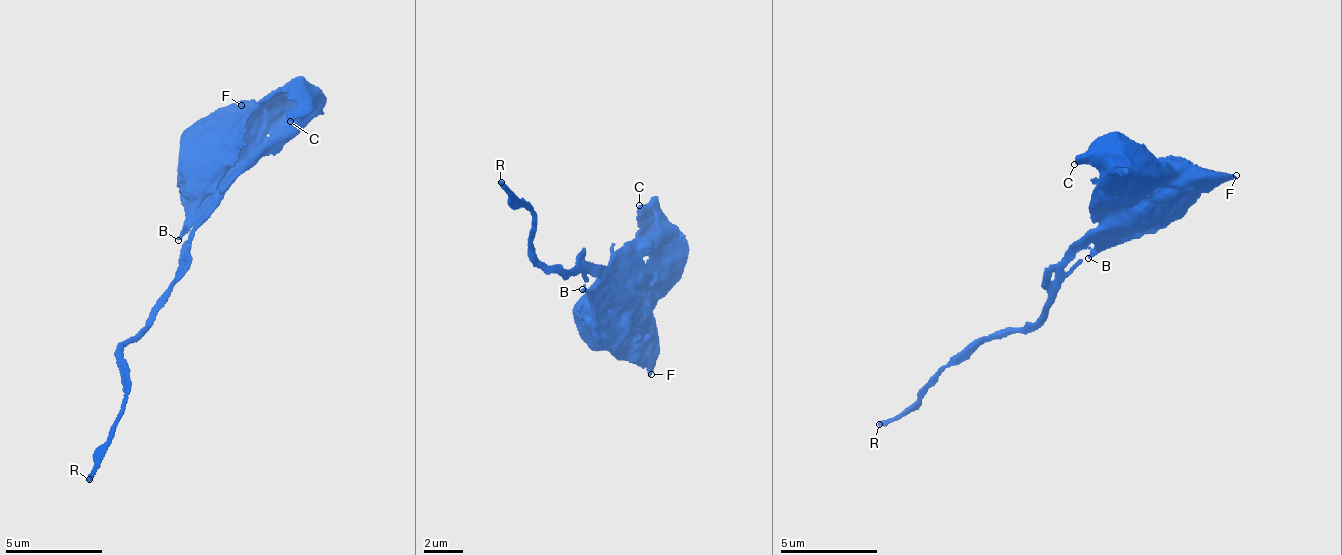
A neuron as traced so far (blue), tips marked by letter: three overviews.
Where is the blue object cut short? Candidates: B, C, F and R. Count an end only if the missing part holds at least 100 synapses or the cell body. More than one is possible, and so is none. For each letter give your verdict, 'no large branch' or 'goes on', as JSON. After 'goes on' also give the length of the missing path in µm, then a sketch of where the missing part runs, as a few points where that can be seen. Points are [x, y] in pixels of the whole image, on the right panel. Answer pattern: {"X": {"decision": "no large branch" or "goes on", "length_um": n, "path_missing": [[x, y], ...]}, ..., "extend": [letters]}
{"B": {"decision": "no large branch"}, "C": {"decision": "no large branch"}, "F": {"decision": "no large branch"}, "R": {"decision": "goes on", "length_um": 140}, "extend": ["R"]}

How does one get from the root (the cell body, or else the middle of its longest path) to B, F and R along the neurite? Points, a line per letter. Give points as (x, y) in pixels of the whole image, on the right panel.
B: (1150, 192), (1146, 188), (1132, 200), (1132, 223), (1118, 238), (1088, 258)
F: (1150, 192), (1212, 191), (1236, 175)
R: (1150, 192), (1137, 193), (1127, 217), (1066, 256), (1049, 309), (973, 343), (928, 392), (879, 424)

